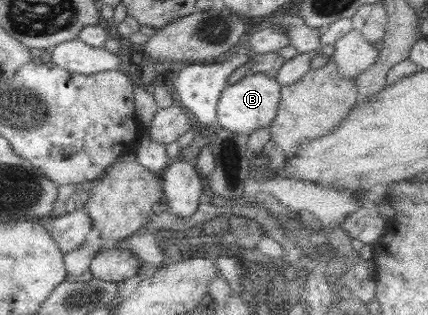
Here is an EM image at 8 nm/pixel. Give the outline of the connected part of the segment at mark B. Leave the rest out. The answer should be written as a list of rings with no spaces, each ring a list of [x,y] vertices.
[[[262,73],[246,76],[221,92],[217,108],[217,128],[248,136],[256,129],[268,128],[277,115],[280,97],[281,87],[276,79],[268,78]]]

